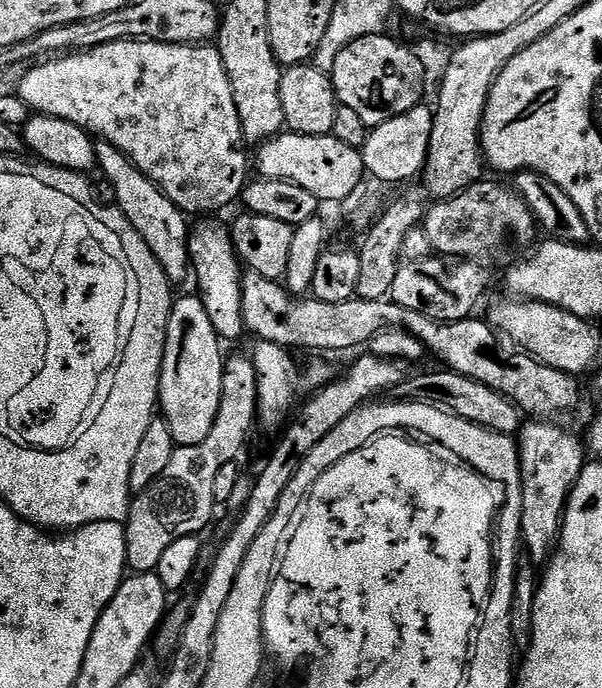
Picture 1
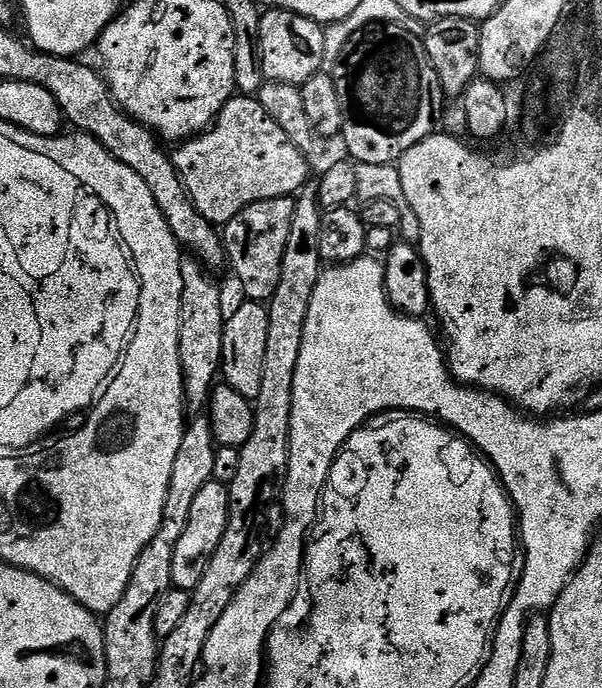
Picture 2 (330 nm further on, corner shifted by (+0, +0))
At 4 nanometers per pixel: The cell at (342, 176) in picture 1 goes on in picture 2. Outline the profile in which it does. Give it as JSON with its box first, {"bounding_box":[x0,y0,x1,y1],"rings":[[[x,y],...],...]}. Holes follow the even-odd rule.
{"bounding_box":[170,94,309,226],"rings":[[[243,94],[233,95],[224,103],[224,109],[217,114],[211,128],[193,139],[183,141],[177,148],[180,149],[176,153],[173,151],[170,157],[184,189],[188,191],[188,197],[194,202],[198,214],[217,226],[228,224],[254,202],[283,196],[295,197],[309,183],[308,160],[304,157],[307,155],[294,147],[286,134],[282,134],[282,128],[274,122],[274,118],[262,110],[259,99]]]}

